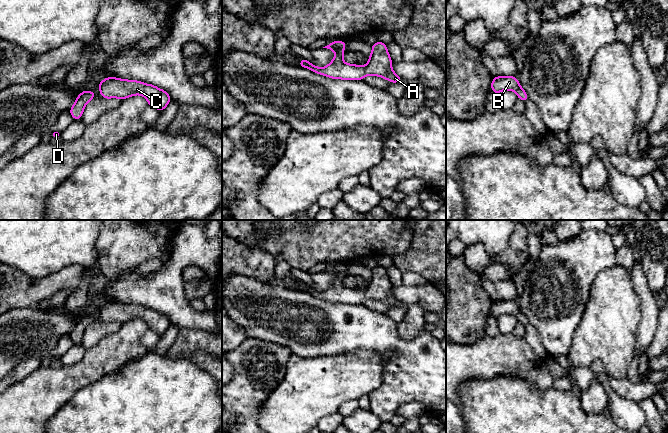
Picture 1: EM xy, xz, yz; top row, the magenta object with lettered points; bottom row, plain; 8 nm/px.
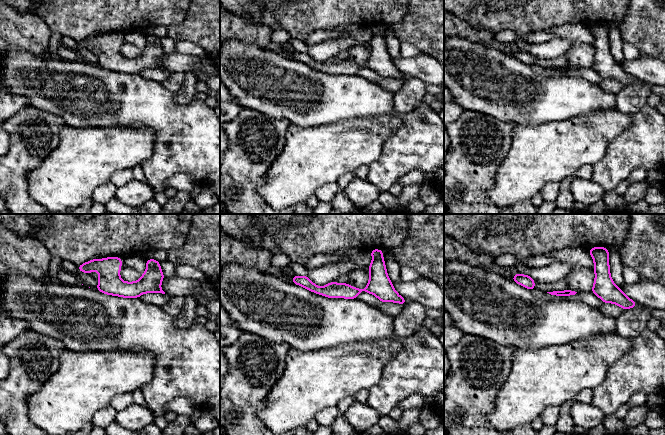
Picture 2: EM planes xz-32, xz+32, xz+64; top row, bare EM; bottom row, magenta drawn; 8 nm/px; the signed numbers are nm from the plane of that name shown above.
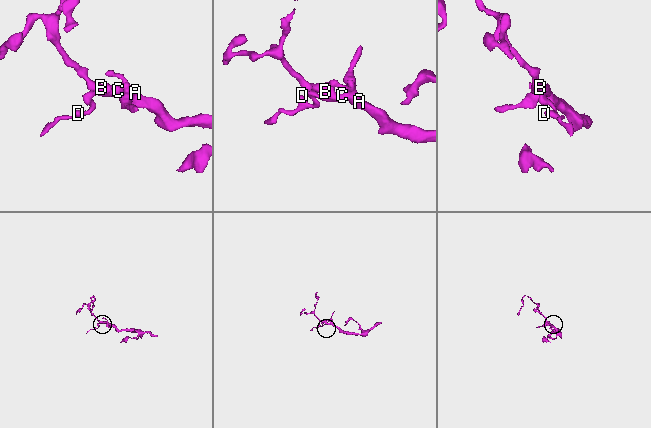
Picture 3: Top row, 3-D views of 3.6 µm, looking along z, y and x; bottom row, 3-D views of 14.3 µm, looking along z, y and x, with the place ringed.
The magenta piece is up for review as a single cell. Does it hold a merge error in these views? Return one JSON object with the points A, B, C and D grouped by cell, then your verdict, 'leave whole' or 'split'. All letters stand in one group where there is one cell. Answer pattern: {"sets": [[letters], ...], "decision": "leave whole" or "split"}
{"sets": [["A", "B", "C", "D"]], "decision": "leave whole"}

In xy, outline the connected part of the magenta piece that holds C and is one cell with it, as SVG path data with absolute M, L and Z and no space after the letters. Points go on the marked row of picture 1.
M107 77L98 85L99 92L105 99L119 98L123 100L134 95L142 95L150 106L160 112L167 107L171 100L170 95L163 89L141 81Z

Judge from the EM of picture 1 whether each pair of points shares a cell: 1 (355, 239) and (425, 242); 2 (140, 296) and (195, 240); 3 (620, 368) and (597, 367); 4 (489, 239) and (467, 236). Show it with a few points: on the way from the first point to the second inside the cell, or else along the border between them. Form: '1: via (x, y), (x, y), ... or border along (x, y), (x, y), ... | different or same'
1: border along (414, 230), (410, 246), (404, 252), (394, 256) | different
2: via (155, 285), (183, 255) | same
3: border along (588, 366), (599, 361), (612, 377), (624, 378) | different
4: via (484, 236), (472, 236) | same

